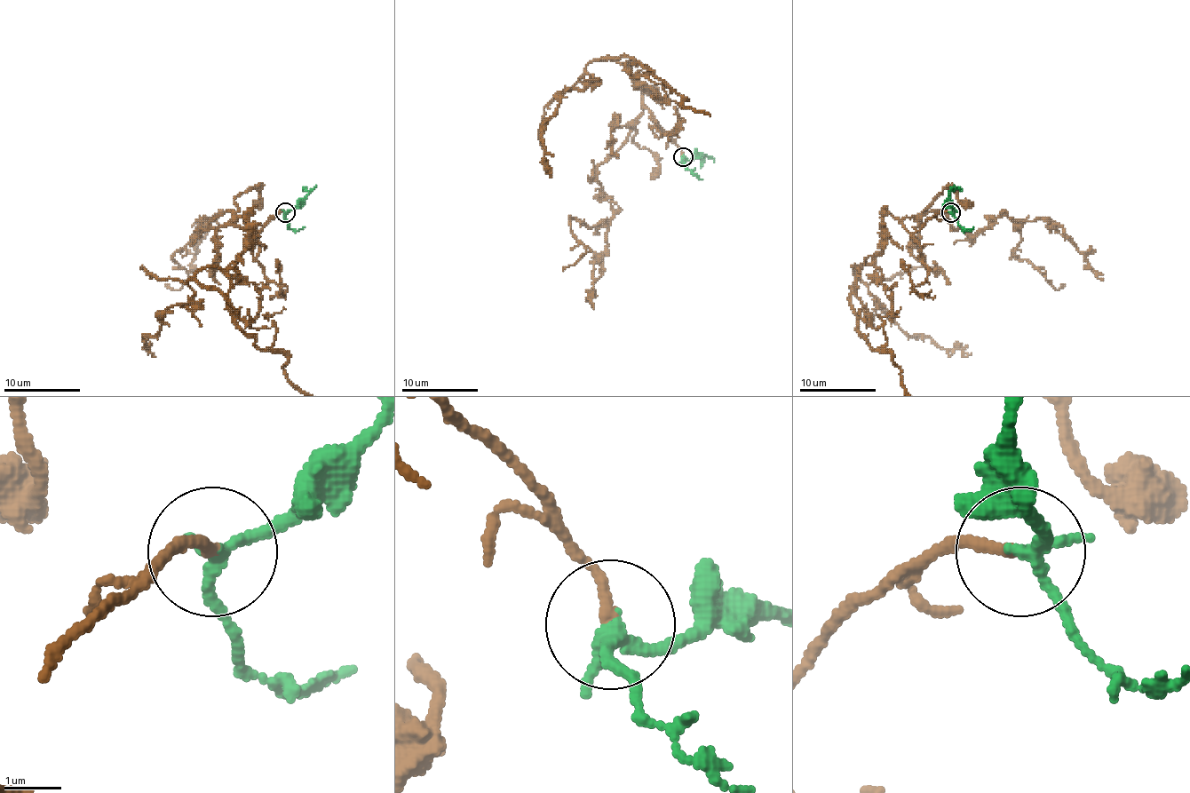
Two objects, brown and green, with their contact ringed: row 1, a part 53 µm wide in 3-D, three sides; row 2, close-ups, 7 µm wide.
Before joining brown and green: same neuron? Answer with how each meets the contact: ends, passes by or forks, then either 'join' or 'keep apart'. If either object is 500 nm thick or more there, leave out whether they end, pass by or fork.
brown ends | green forks | join

